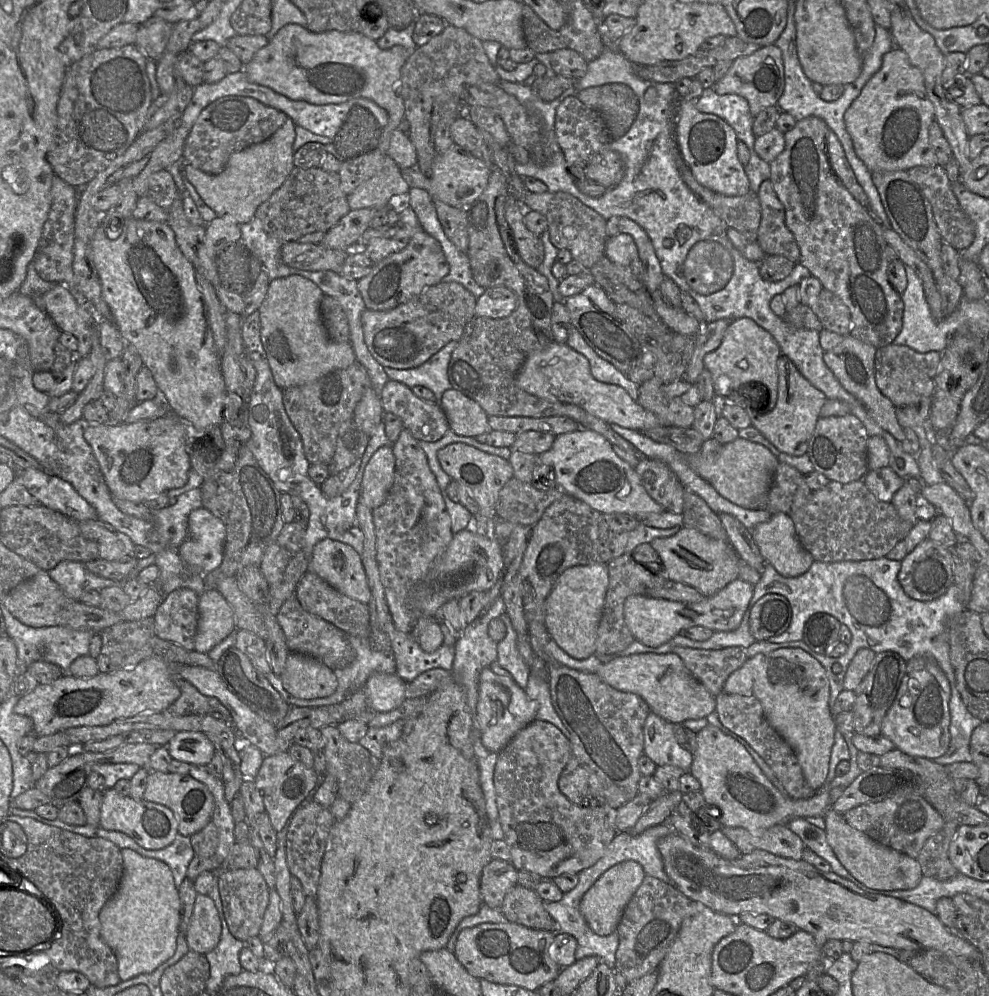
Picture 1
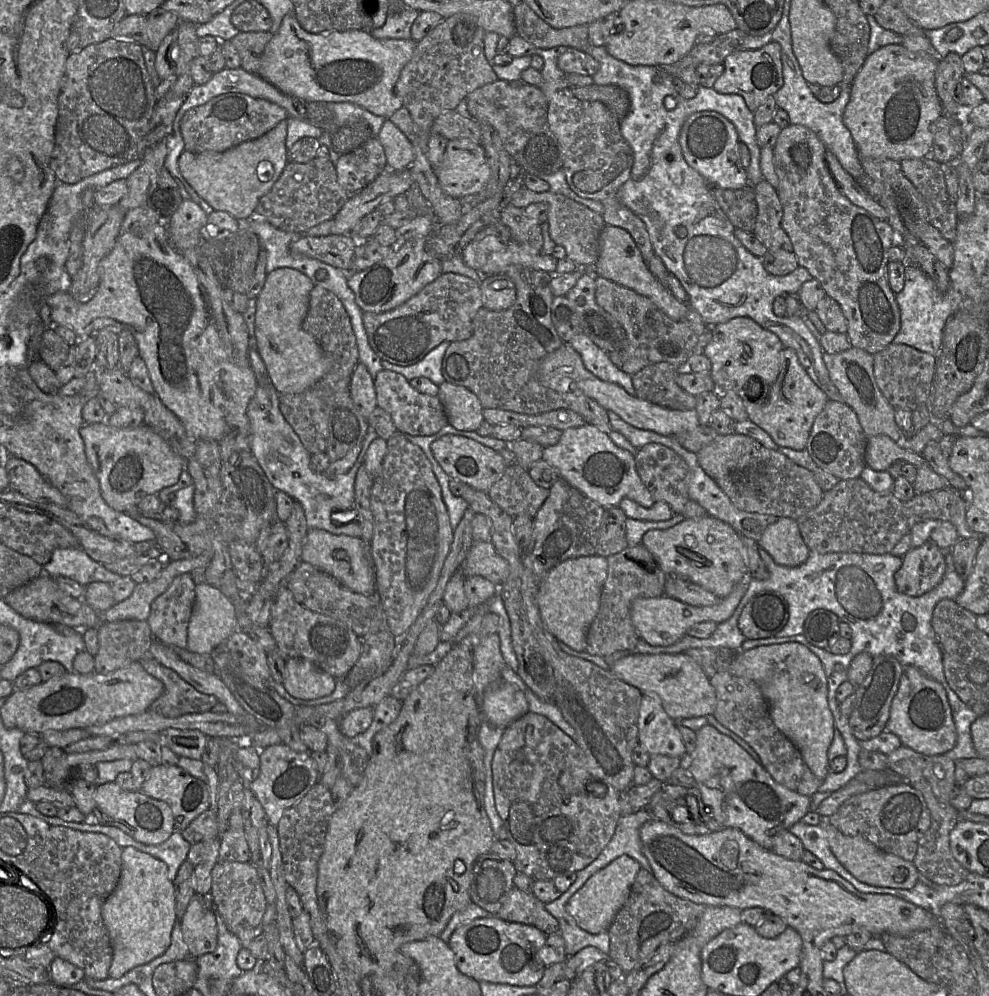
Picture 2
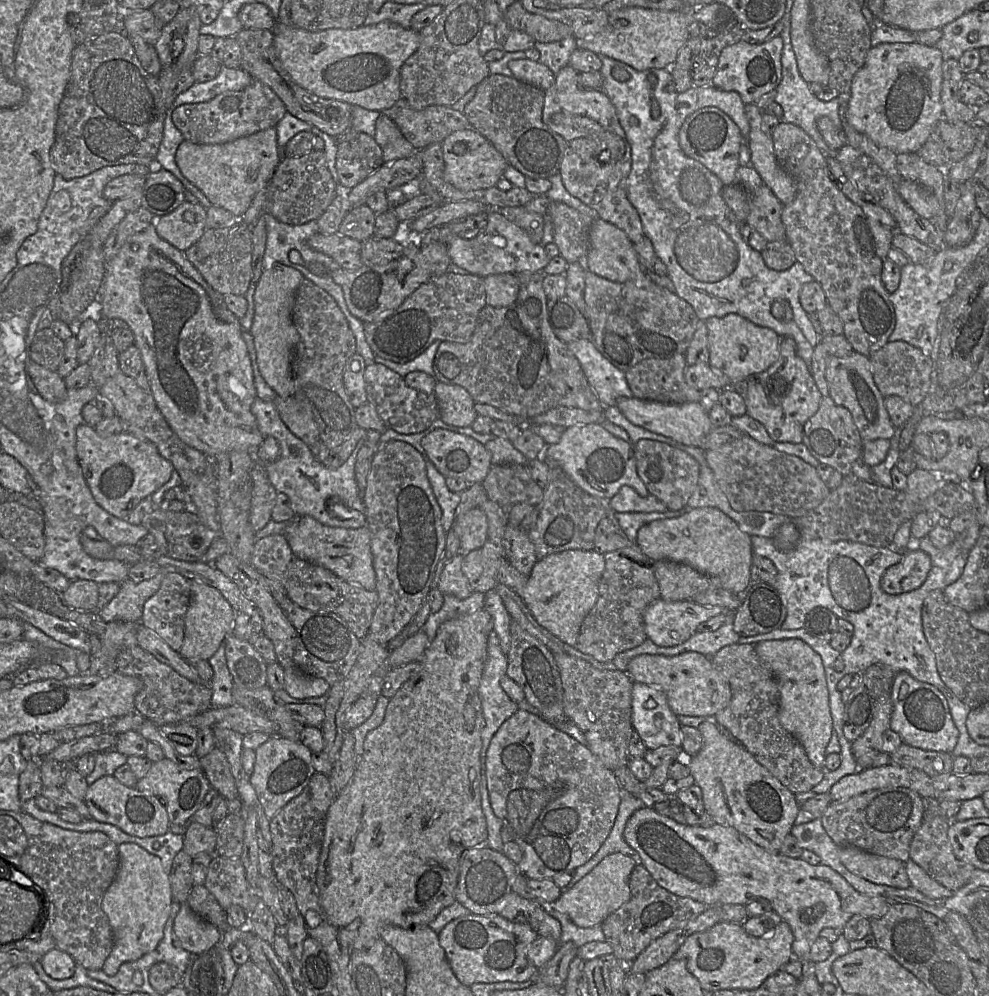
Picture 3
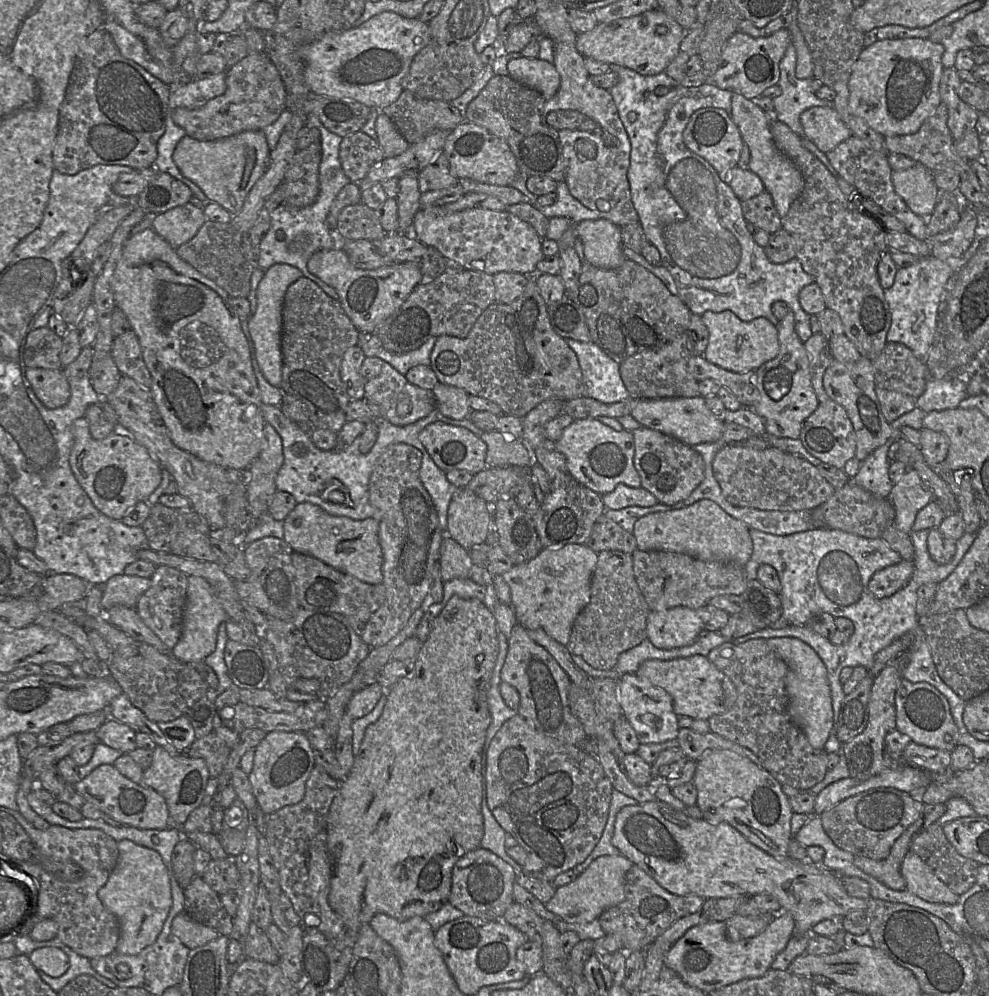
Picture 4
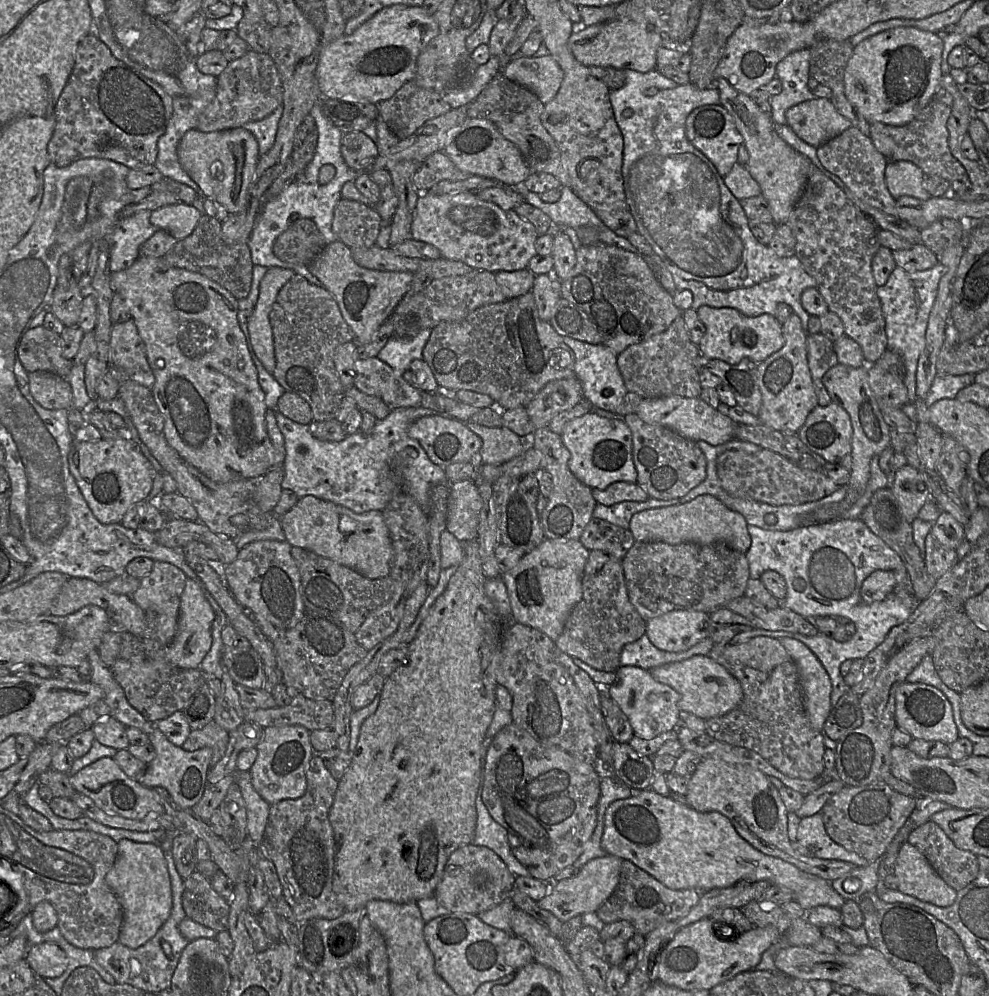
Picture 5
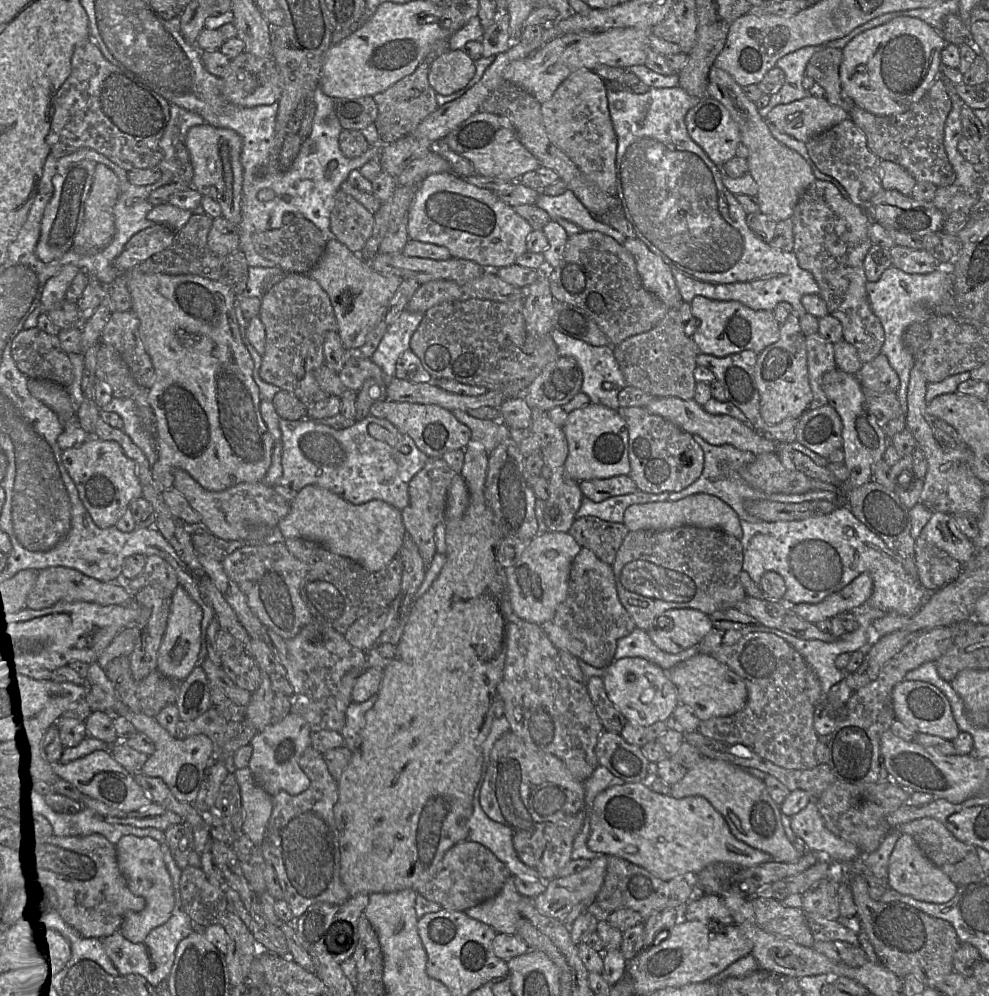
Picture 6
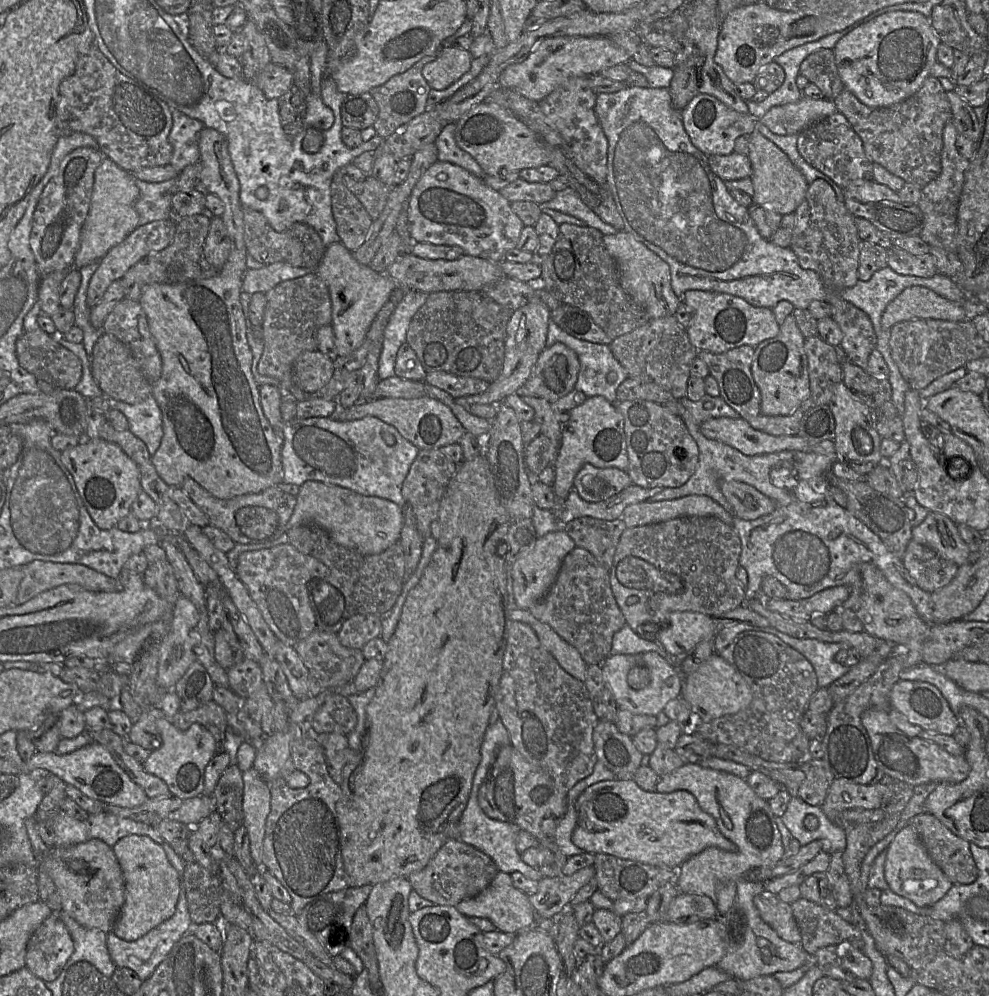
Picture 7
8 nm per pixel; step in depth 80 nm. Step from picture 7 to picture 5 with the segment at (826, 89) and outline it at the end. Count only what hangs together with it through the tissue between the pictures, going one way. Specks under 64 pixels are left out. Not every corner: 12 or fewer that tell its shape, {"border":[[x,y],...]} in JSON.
{"border":[[818,40],[809,72],[831,89],[830,101],[852,126],[869,137],[870,123],[849,102],[844,74],[854,47]]}

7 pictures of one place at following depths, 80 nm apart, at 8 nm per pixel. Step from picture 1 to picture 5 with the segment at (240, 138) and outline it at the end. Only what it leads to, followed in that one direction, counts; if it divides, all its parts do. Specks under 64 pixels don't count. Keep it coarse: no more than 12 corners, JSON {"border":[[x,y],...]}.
{"border":[[249,50],[217,78],[196,129],[243,128],[282,105],[268,53]]}

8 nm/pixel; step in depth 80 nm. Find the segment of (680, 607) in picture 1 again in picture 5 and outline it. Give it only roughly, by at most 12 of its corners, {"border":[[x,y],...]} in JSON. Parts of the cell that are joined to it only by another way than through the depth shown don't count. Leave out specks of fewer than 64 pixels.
{"border":[[673,610],[646,622],[658,649],[682,652],[711,636],[707,612]]}

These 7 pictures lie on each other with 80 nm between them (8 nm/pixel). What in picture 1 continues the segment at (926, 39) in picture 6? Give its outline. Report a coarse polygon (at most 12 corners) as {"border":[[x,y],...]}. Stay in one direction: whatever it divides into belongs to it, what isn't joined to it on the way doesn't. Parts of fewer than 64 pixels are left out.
{"border":[[899,47],[844,114],[870,172],[938,165],[935,109]]}

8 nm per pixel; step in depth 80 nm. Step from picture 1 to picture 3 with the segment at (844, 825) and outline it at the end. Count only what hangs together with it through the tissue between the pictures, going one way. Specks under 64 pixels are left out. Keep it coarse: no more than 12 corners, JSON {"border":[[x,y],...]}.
{"border":[[840,847],[850,872],[900,889],[911,886],[903,861]]}

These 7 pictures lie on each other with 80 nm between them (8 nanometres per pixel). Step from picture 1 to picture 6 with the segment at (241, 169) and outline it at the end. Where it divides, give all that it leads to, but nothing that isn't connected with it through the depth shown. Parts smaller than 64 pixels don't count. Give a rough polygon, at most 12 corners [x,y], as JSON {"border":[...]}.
{"border":[[207,123],[185,140],[192,186],[239,225],[242,138]]}

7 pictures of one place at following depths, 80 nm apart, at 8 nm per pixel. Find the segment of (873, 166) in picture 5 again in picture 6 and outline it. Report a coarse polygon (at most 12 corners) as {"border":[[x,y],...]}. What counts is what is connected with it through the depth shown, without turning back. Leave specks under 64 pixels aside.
{"border":[[850,118],[811,138],[815,166],[866,212],[881,159]]}

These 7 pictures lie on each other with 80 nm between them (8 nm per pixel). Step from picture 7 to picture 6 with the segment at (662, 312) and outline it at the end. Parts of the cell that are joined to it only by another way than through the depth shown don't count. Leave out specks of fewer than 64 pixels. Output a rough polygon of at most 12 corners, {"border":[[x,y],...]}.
{"border":[[637,238],[623,246],[643,286],[669,309],[683,300],[670,267]]}

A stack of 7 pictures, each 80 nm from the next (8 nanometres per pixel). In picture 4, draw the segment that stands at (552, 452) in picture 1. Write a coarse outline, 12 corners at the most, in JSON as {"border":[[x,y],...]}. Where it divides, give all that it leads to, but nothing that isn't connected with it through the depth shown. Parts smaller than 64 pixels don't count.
{"border":[[577,419],[555,447],[600,495],[641,488],[631,431]]}

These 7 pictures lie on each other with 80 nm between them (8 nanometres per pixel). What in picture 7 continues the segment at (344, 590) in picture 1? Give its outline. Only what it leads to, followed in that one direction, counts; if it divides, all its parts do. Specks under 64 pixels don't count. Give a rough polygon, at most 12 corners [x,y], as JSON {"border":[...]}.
{"border":[[309,480],[287,529],[314,524],[379,554],[398,542],[401,507]]}

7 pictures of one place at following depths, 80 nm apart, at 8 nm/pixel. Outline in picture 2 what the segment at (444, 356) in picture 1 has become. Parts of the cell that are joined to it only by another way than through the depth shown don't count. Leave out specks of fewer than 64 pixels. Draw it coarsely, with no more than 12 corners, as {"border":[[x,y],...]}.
{"border":[[449,341],[440,343],[422,360],[399,366],[381,360],[383,369],[408,381],[426,377],[437,386],[445,381],[441,366]]}

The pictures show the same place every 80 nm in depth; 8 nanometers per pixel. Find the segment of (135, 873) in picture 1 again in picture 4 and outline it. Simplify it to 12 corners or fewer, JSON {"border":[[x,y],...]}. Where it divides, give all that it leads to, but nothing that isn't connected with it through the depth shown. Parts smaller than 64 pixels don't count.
{"border":[[130,840],[98,896],[115,952],[156,941],[173,903],[157,851]]}

